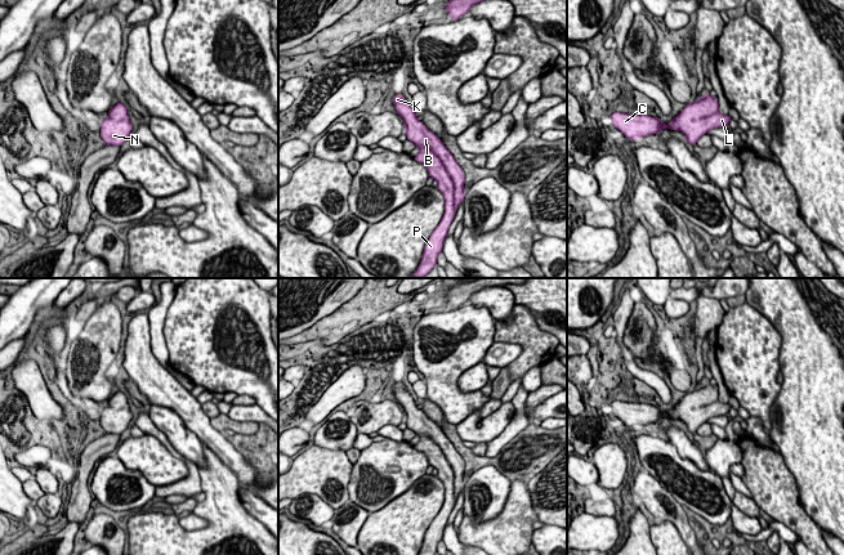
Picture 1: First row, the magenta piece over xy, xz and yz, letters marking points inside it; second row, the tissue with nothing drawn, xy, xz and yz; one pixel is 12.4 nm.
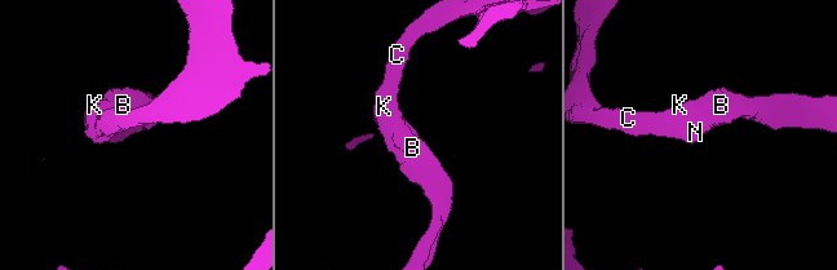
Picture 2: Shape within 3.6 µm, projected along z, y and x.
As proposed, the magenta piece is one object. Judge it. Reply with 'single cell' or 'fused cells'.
single cell

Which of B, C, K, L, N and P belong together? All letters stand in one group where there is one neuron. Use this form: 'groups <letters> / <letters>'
groups B C K L N P

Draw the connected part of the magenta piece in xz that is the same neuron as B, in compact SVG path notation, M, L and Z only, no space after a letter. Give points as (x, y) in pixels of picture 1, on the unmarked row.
M396 382L392 390L397 402L403 407L407 429L420 437L414 446L415 449L425 453L429 465L438 471L437 476L445 485L445 502L425 532L419 554L436 555L455 501L465 485L465 464L445 431L417 407L403 382Z

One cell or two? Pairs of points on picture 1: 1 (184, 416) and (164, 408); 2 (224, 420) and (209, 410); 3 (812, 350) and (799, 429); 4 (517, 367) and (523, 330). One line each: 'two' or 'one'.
1: one
2: one
3: one
4: one

